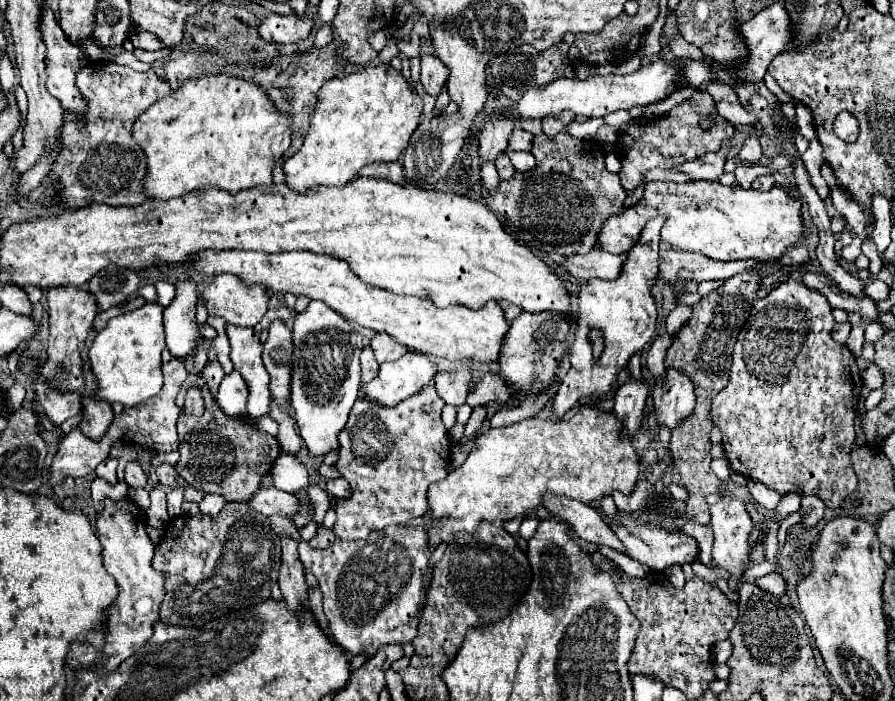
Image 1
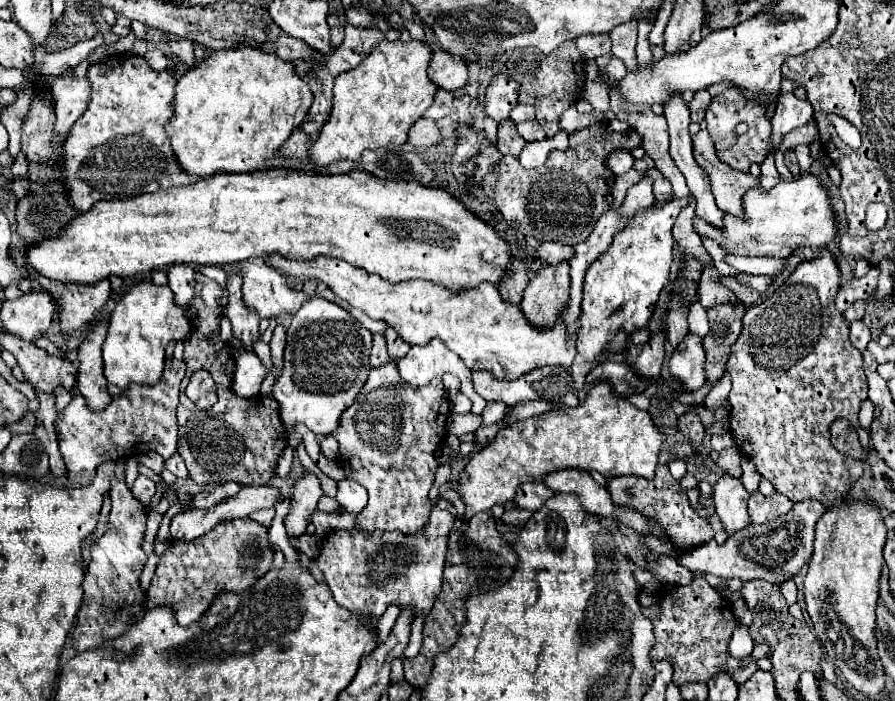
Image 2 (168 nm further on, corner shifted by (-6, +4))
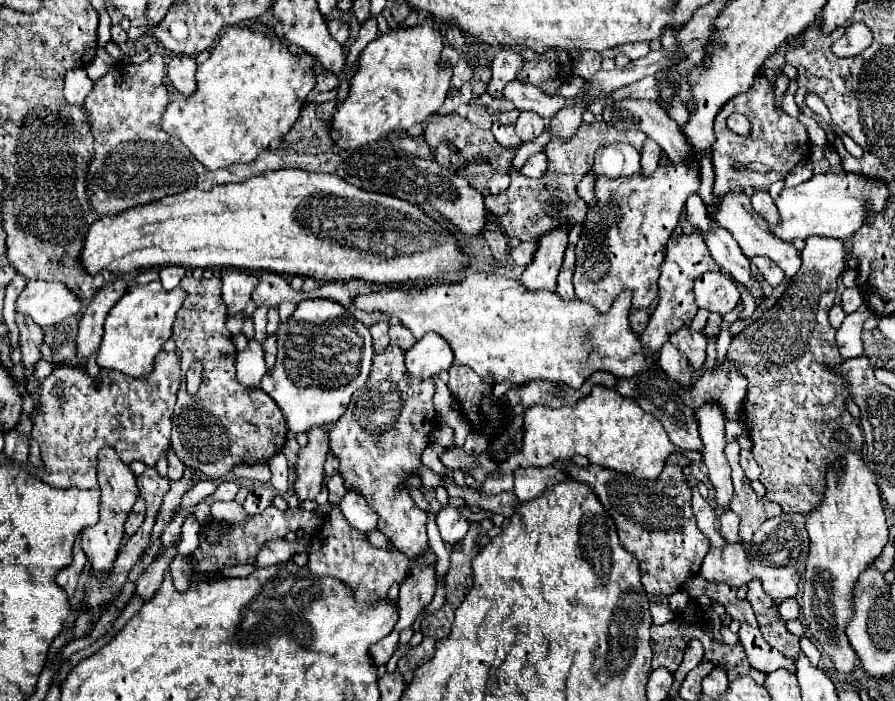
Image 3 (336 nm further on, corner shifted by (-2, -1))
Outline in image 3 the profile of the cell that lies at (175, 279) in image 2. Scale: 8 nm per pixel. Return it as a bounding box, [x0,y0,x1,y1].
[159,265,185,291]

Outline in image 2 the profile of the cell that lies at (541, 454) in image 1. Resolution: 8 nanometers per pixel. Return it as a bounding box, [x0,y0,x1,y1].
[455,382,665,518]

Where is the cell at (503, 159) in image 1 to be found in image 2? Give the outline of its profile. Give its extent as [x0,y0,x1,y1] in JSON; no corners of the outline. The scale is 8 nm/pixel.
[497,120,525,158]

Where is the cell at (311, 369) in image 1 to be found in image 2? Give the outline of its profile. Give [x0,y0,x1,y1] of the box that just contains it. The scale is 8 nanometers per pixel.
[273,296,371,438]

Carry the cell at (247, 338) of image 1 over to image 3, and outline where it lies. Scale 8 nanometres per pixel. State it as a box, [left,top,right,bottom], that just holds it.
[221,269,257,317]

